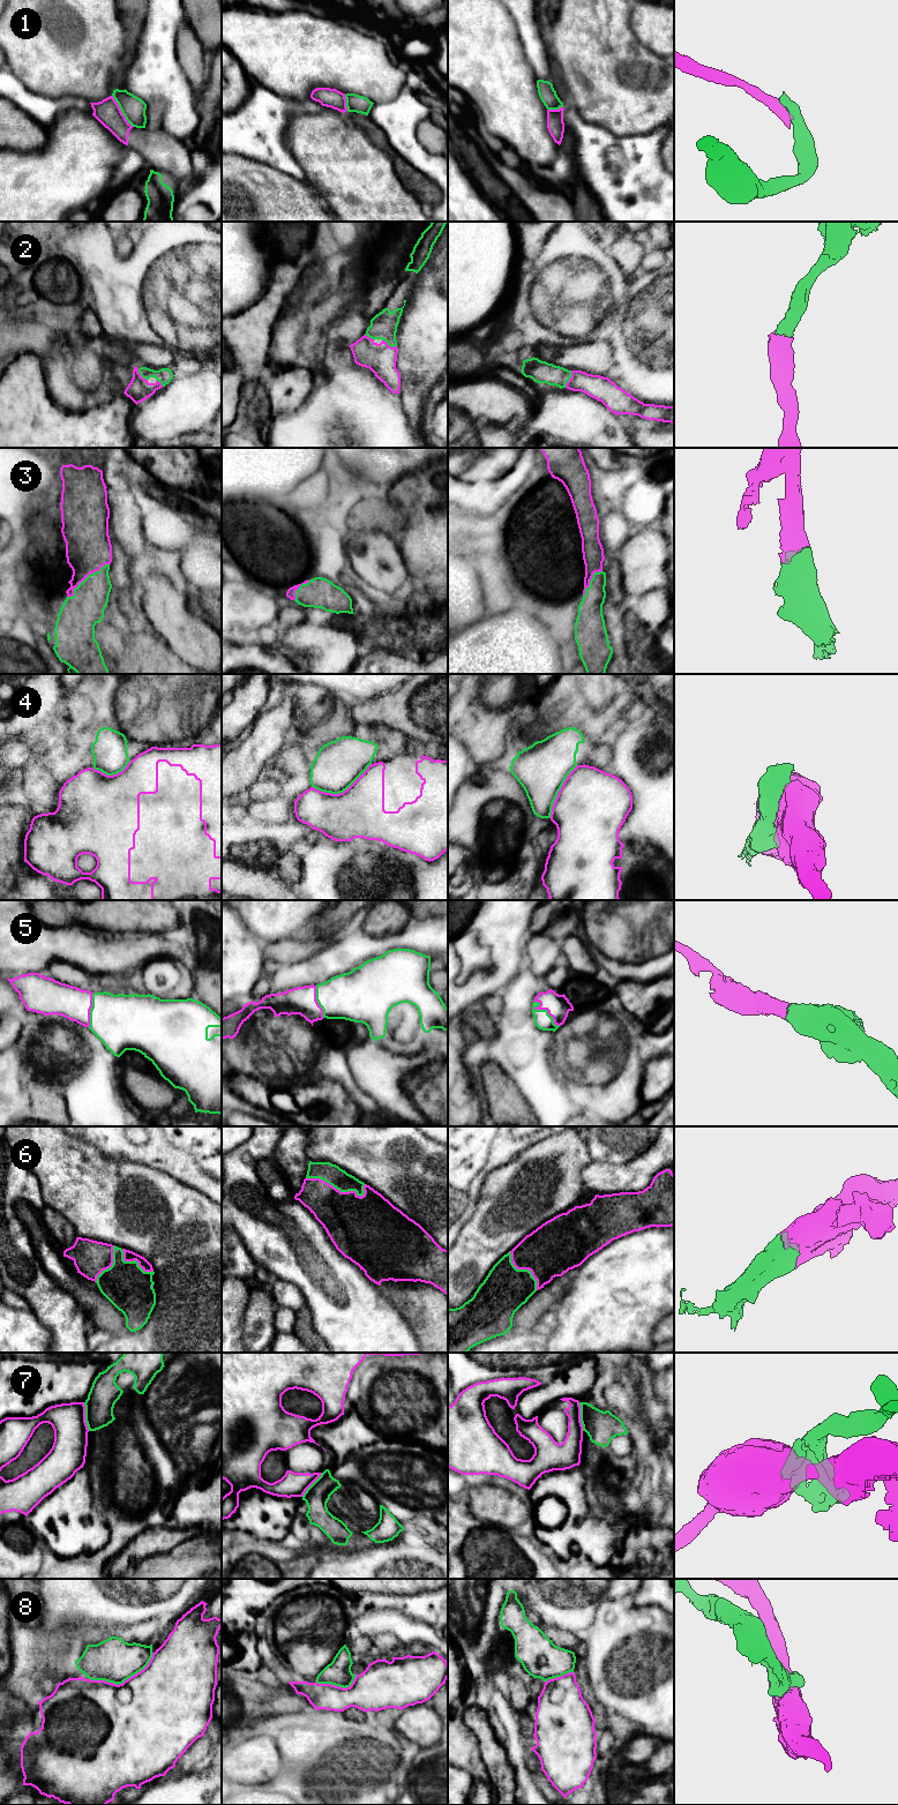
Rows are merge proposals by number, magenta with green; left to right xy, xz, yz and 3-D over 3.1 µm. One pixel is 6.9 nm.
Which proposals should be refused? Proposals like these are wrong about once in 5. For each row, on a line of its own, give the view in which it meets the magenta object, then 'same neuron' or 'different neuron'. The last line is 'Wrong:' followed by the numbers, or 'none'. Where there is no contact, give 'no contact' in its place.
1: contact in xy; different neuron
2: contact in yz; same neuron
3: contact in xy; same neuron
4: contact in xz; different neuron
5: contact in yz; same neuron
6: contact in xz; same neuron
7: contact in xy; different neuron
8: contact in xy; different neuron
Wrong: 1, 4, 7, 8

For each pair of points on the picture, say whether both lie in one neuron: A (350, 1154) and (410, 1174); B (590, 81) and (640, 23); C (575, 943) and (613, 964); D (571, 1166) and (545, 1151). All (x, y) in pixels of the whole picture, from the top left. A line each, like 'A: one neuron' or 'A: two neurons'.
A: one neuron
B: two neurons
C: two neurons
D: one neuron

